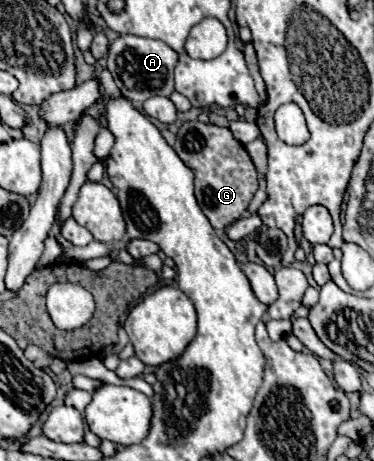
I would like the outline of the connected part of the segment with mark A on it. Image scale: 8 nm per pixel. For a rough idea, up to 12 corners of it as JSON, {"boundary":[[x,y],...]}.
{"boundary":[[118,36],[108,70],[136,106],[174,92],[178,54],[160,40]]}

